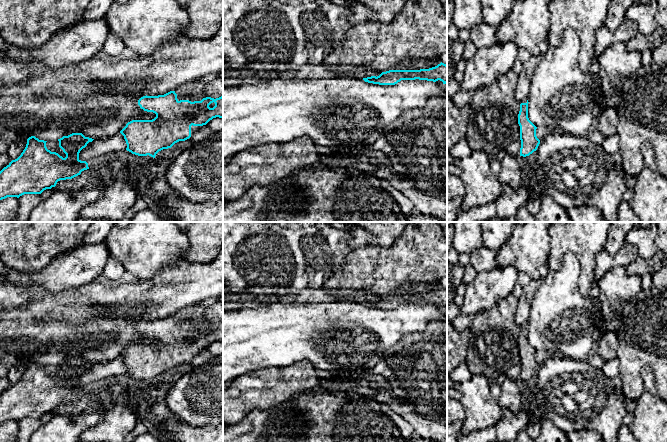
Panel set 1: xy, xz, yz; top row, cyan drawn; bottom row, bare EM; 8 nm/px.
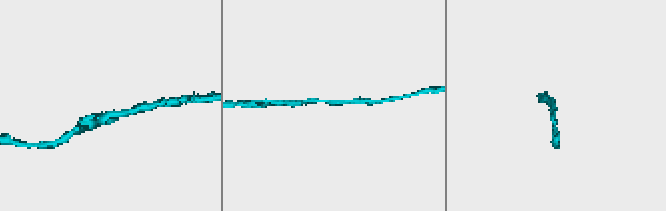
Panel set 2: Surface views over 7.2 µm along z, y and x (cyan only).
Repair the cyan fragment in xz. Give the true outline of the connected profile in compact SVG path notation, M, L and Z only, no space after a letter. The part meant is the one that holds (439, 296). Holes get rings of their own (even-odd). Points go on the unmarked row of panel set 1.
M440 287L435 291L420 294L389 294L382 296L379 300L363 302L365 306L379 309L395 309L401 304L427 304L447 307L447 289Z

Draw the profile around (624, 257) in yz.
M626 241L615 255L611 255L607 253L606 250L603 250L596 256L596 265L593 271L593 277L596 281L599 281L614 267L626 267L637 258L639 258L637 248Z

